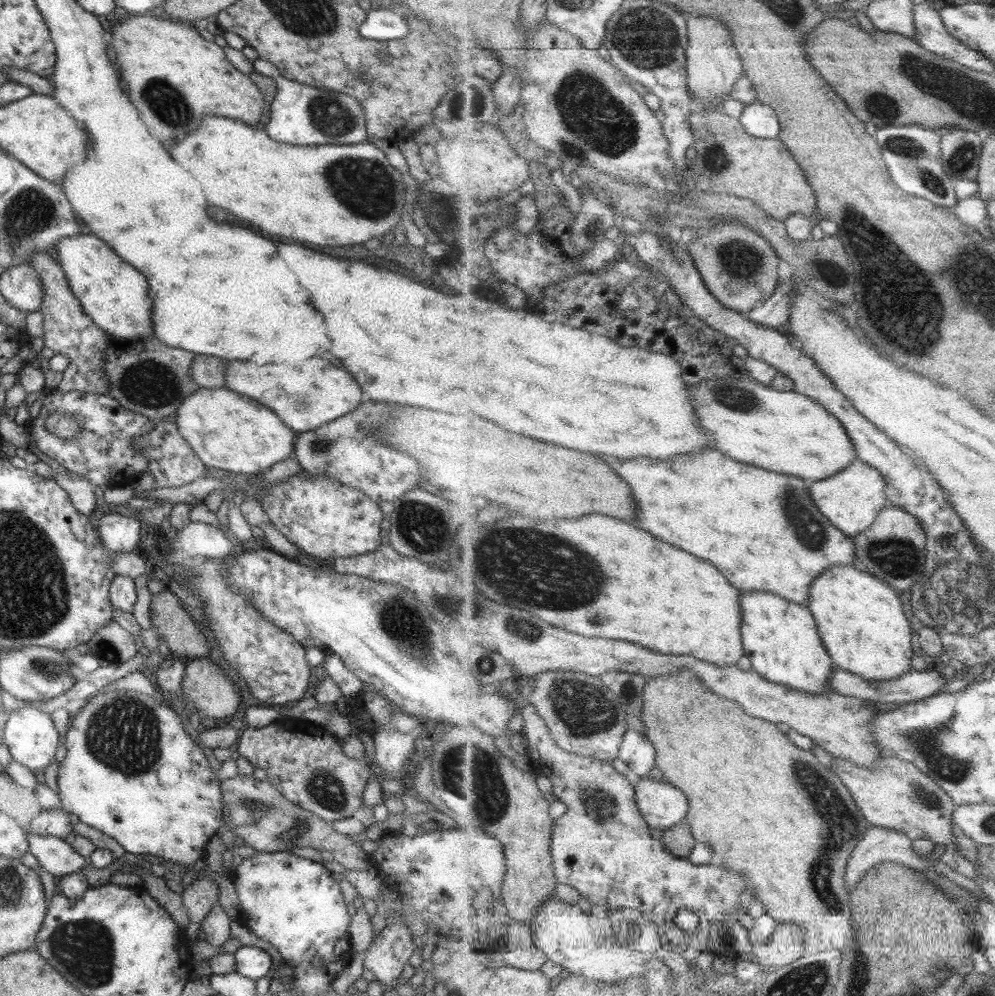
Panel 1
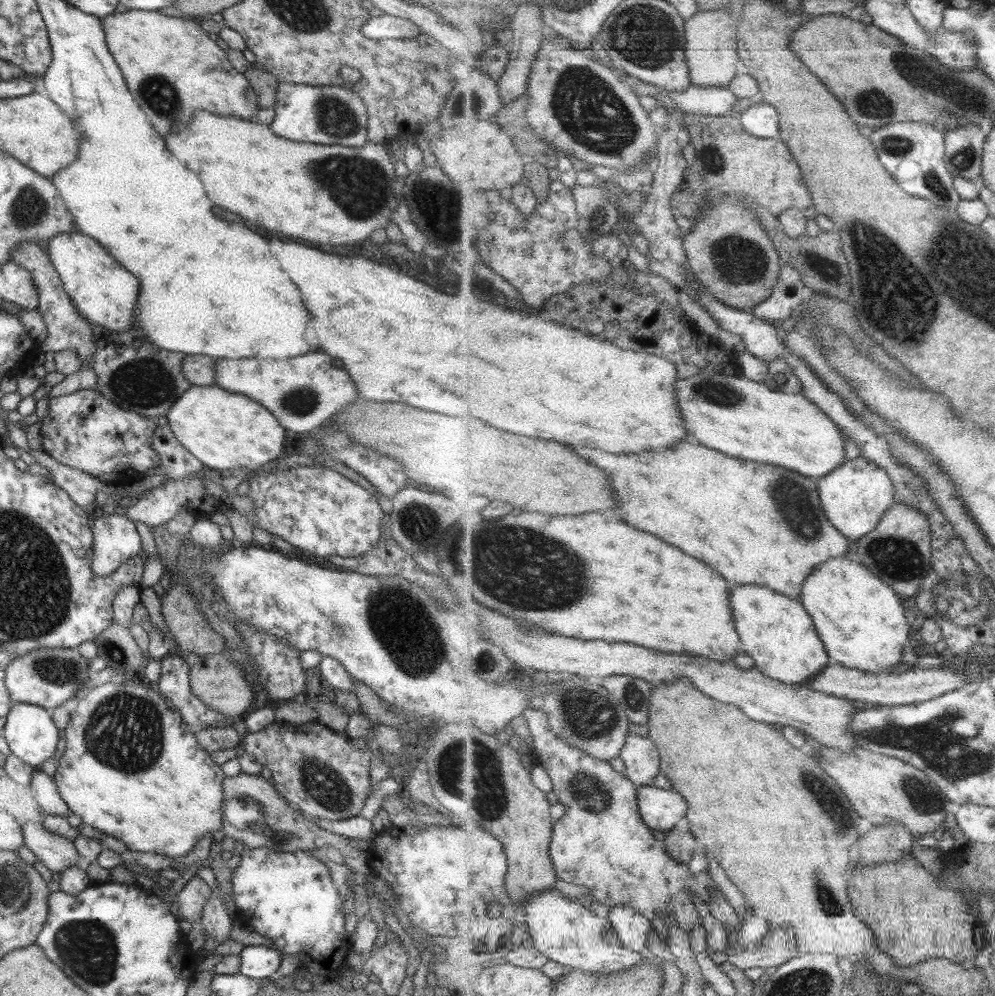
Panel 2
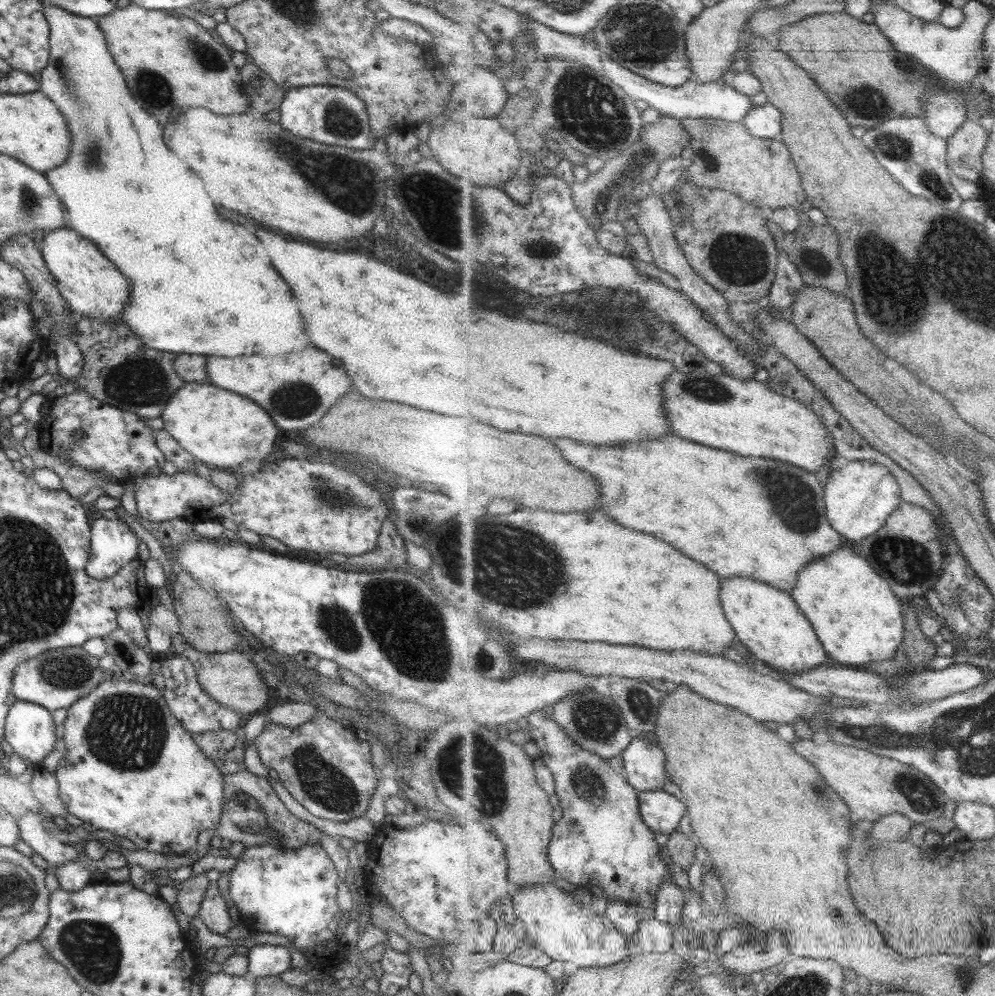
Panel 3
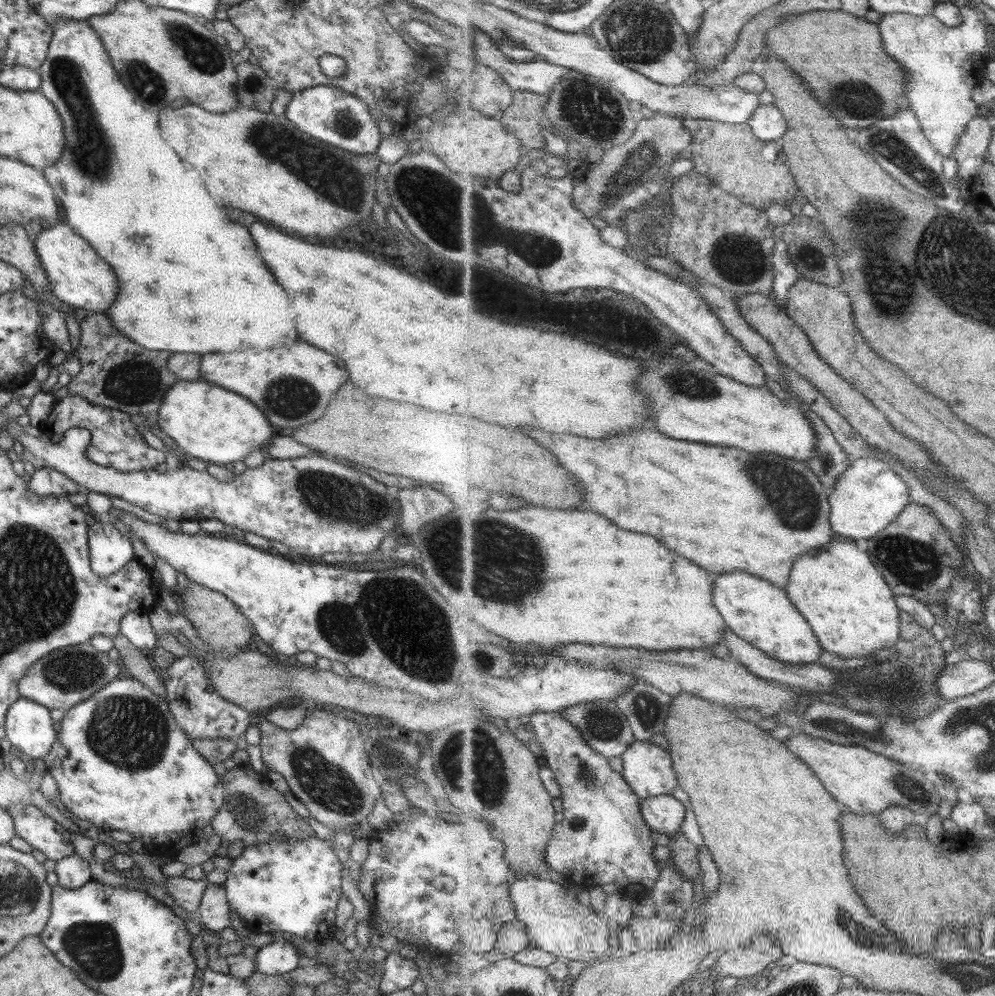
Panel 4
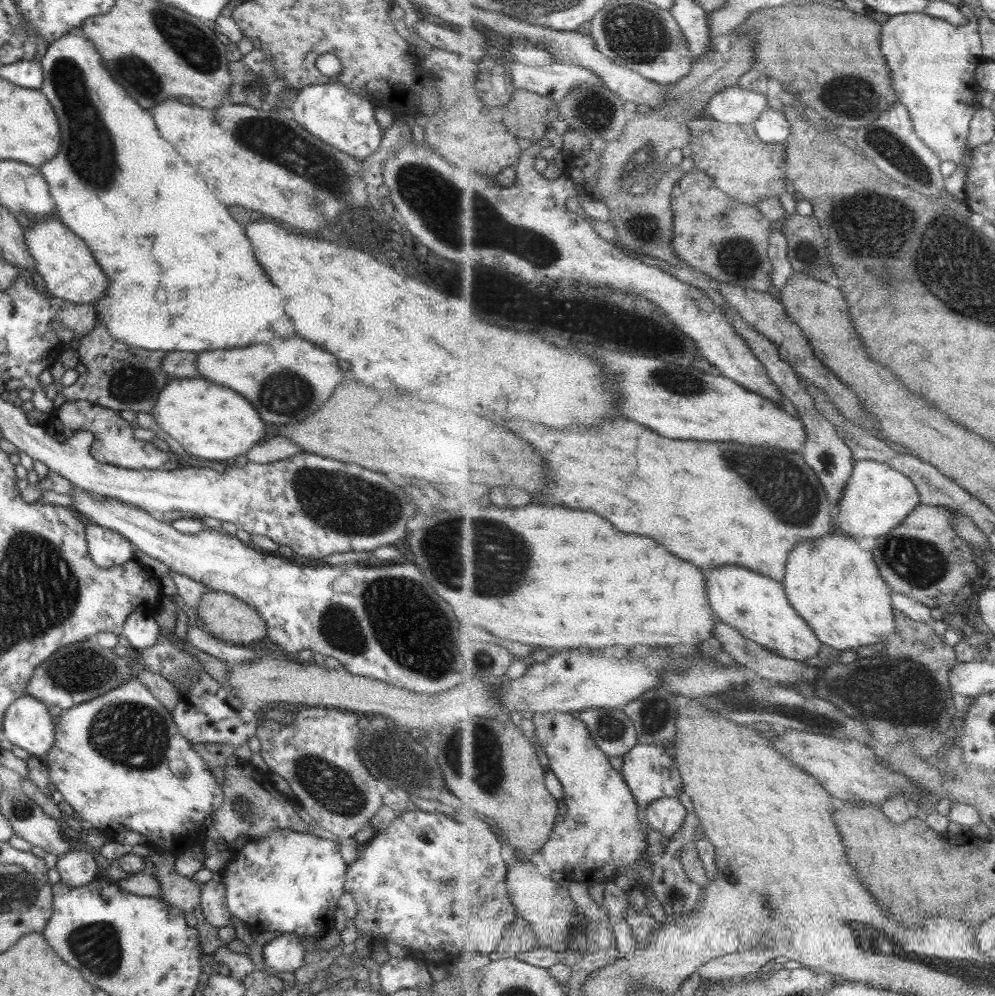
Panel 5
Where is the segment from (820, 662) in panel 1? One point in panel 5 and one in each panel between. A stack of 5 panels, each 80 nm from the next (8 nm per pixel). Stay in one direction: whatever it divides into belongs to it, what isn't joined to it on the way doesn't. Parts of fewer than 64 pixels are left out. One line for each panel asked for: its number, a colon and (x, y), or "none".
2: (776, 630)
3: (767, 620)
4: (757, 610)
5: (757, 605)

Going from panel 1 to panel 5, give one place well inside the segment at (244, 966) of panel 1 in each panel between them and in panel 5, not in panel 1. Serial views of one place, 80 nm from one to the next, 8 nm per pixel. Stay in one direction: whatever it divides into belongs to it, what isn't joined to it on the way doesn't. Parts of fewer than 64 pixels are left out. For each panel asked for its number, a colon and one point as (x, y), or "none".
2: (257, 962)
3: (264, 960)
4: (278, 957)
5: (284, 953)

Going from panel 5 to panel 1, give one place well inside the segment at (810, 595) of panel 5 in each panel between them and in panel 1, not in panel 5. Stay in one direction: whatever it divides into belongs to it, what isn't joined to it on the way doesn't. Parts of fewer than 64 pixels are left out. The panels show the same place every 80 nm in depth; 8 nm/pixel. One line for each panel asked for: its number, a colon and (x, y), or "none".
1: (861, 619)
2: (860, 617)
3: (857, 616)
4: (853, 610)

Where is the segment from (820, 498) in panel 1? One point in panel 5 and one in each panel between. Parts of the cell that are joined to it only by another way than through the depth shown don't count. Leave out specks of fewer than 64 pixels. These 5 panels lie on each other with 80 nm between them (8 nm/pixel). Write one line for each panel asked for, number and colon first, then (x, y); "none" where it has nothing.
2: (856, 495)
3: (861, 496)
4: (870, 496)
5: (879, 497)

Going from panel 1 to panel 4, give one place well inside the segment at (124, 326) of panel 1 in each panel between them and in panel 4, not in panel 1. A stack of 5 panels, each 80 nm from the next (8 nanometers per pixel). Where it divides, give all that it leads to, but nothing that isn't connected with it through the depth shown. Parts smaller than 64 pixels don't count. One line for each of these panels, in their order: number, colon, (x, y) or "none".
2: (105, 294)
3: (90, 284)
4: (76, 275)

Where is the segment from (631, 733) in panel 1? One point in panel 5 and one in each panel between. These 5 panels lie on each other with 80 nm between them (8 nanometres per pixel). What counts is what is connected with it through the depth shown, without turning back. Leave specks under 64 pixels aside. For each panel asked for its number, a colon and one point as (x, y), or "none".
2: (641, 757)
3: (645, 764)
4: (648, 768)
5: (649, 771)

